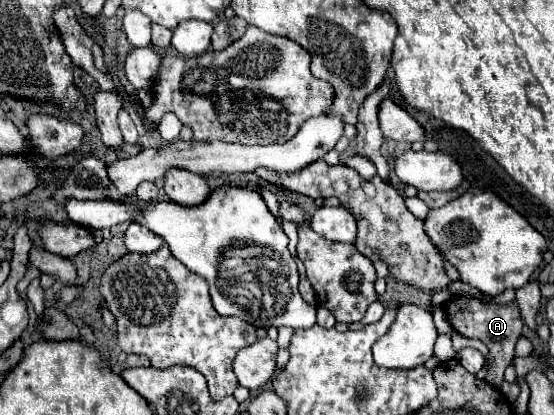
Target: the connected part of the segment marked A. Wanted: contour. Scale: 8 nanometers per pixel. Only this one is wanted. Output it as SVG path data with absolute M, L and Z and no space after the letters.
M450 297L450 301L444 303L444 311L448 315L450 325L458 333L462 333L466 337L480 339L488 347L490 357L486 361L486 381L500 387L504 383L504 369L514 359L516 339L522 333L522 317L520 317L518 305L516 303L512 303L512 305L488 305L488 303L482 303L482 301L472 299L472 297Z

